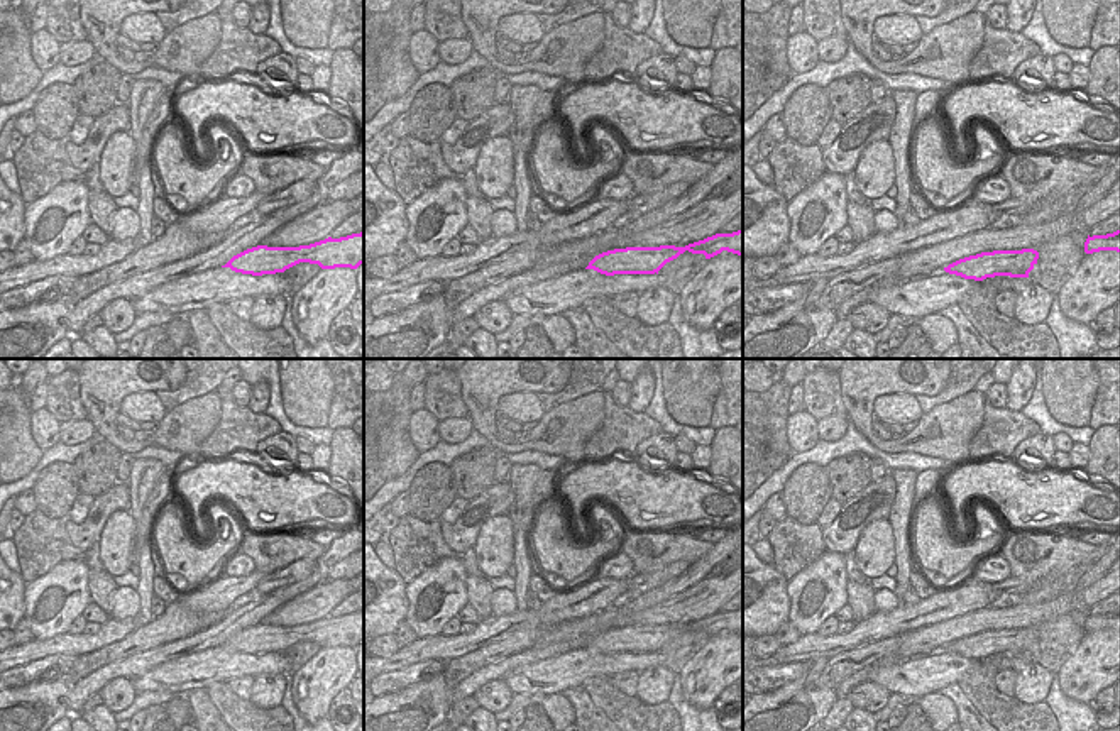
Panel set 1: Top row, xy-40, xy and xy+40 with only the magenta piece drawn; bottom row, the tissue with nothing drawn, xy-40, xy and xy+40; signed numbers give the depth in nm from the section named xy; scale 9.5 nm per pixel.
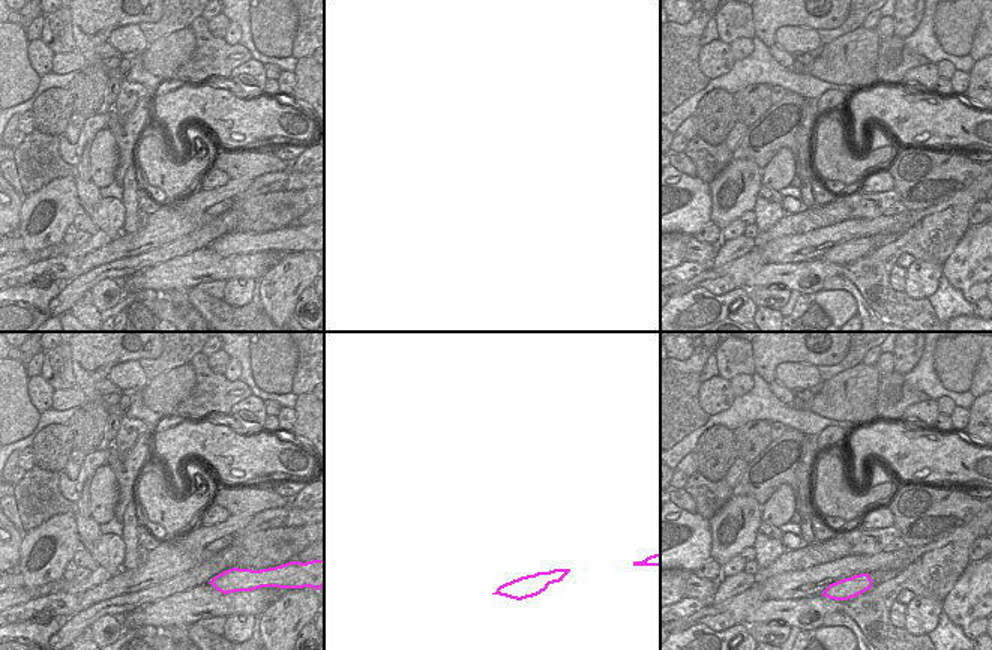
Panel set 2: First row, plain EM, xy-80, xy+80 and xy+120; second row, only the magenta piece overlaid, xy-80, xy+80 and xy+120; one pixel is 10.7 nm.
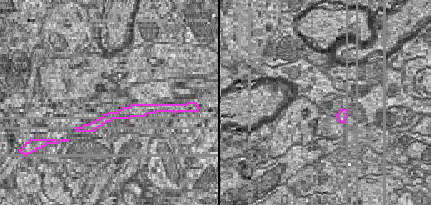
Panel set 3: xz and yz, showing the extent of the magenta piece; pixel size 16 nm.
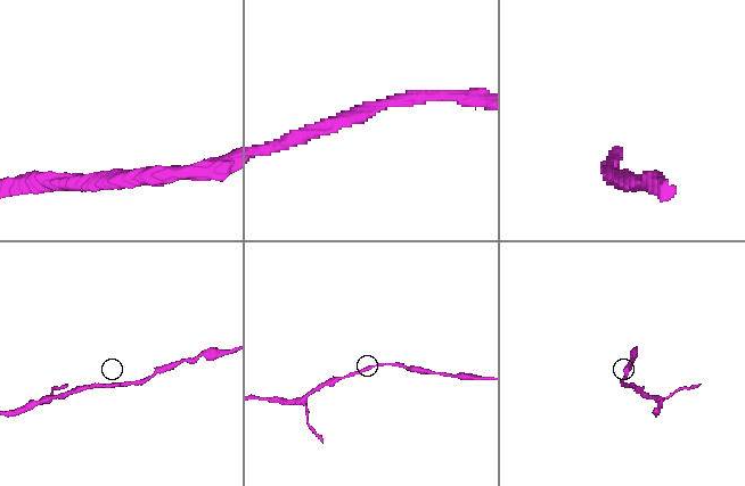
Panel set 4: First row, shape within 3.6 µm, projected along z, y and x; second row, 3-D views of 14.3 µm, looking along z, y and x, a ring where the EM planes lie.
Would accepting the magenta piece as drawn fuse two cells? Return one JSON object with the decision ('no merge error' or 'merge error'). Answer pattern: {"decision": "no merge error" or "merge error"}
{"decision": "no merge error"}

